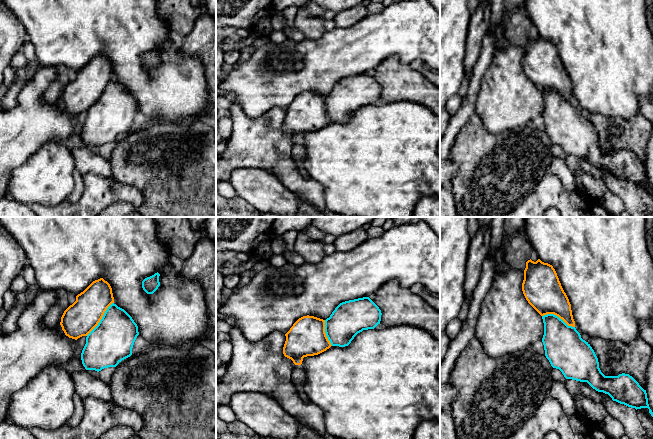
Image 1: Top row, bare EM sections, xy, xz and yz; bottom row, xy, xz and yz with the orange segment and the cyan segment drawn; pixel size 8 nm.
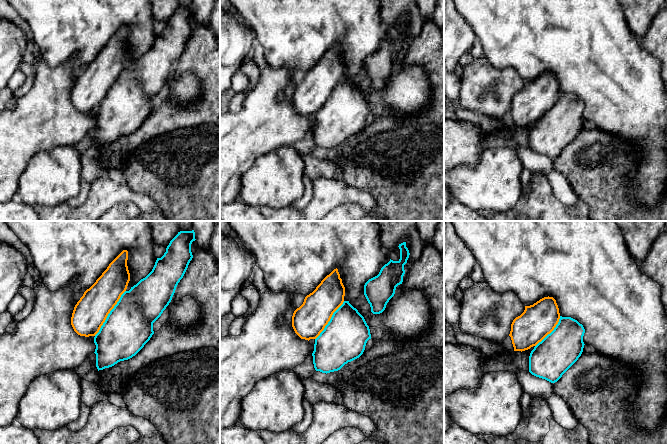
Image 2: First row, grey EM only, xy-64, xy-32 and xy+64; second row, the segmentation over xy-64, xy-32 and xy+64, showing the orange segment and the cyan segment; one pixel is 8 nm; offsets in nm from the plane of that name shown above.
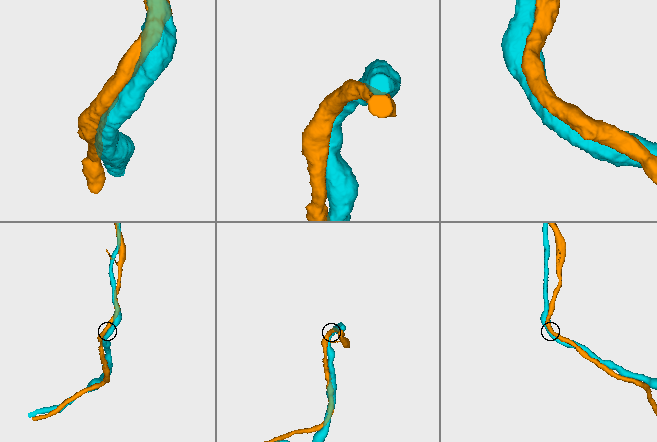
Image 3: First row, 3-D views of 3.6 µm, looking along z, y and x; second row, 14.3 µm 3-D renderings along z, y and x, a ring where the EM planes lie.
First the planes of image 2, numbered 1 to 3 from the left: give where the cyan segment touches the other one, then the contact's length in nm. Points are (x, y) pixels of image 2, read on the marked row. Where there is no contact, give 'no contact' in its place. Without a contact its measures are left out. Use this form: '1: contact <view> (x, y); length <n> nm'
1: contact xy-64 (109, 312); length 440 nm
2: contact xy-32 (329, 320); length 400 nm
3: contact xy+64 (550, 332); length 320 nm

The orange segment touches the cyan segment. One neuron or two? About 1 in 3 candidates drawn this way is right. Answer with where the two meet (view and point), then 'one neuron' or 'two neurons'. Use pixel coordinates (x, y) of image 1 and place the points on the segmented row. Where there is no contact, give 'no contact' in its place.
xy (101, 318) | one neuron

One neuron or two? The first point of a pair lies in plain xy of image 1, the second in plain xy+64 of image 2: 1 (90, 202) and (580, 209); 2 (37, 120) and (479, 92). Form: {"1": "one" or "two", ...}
{"1": "one", "2": "two"}

